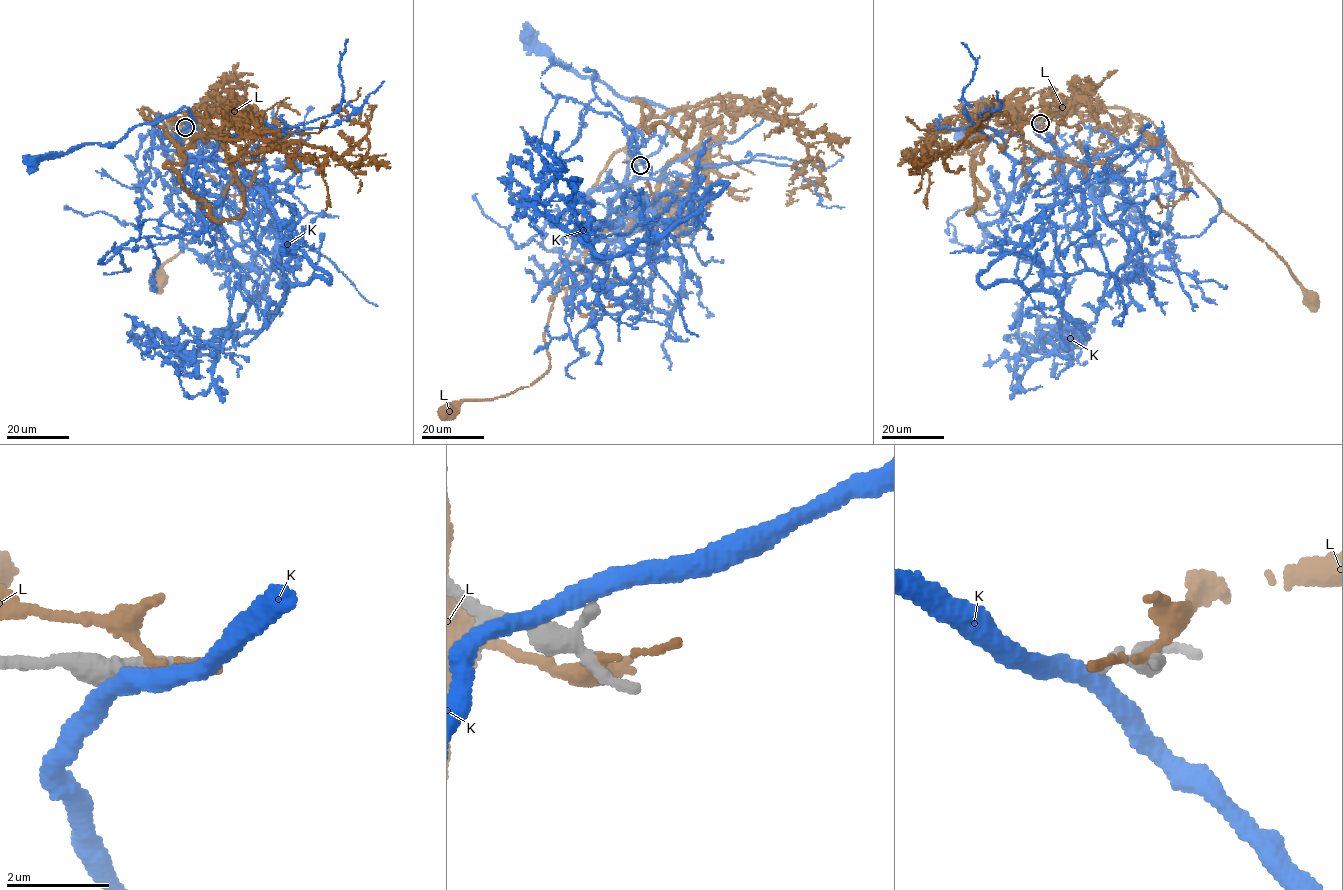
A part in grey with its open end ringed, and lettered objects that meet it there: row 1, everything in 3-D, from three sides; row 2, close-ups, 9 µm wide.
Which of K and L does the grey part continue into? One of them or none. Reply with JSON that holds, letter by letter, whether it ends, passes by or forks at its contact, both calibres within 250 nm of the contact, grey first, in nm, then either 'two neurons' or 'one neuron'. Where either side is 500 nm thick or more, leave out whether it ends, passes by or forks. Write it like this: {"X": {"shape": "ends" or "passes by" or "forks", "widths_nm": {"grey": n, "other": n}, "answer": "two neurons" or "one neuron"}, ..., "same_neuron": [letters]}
{"K": {"shape": "passes by", "widths_nm": {"grey": 180, "other": 360}, "answer": "two neurons"}, "L": {"shape": "forks", "widths_nm": {"grey": 280, "other": 180}, "answer": "two neurons"}, "same_neuron": []}

